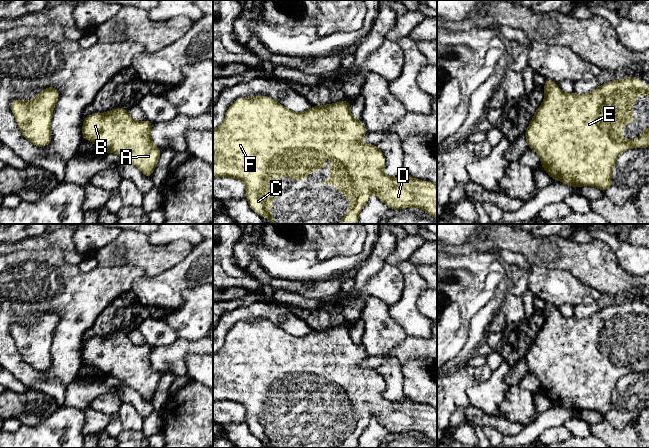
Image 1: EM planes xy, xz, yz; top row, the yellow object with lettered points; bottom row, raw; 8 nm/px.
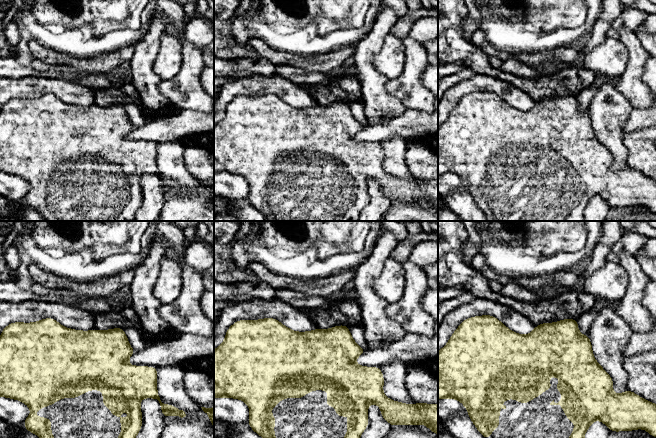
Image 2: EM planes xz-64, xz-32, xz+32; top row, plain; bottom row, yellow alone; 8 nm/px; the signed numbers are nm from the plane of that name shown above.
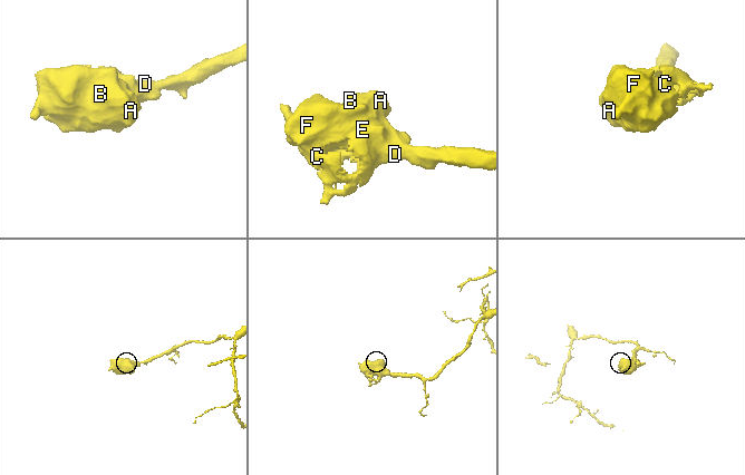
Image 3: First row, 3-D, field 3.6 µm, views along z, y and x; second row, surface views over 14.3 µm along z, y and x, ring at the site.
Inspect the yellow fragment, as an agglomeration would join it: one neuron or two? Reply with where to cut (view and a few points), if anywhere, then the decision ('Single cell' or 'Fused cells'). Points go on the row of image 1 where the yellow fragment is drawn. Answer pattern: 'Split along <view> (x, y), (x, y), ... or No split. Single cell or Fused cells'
No split. Single cell

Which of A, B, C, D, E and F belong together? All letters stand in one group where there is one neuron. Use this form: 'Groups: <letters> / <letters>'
Groups: A B C D E F

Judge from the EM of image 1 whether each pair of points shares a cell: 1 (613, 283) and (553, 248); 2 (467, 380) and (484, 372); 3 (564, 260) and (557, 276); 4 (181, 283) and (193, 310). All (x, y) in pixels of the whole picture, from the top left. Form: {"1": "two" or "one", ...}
{"1": "one", "2": "one", "3": "two", "4": "two"}

